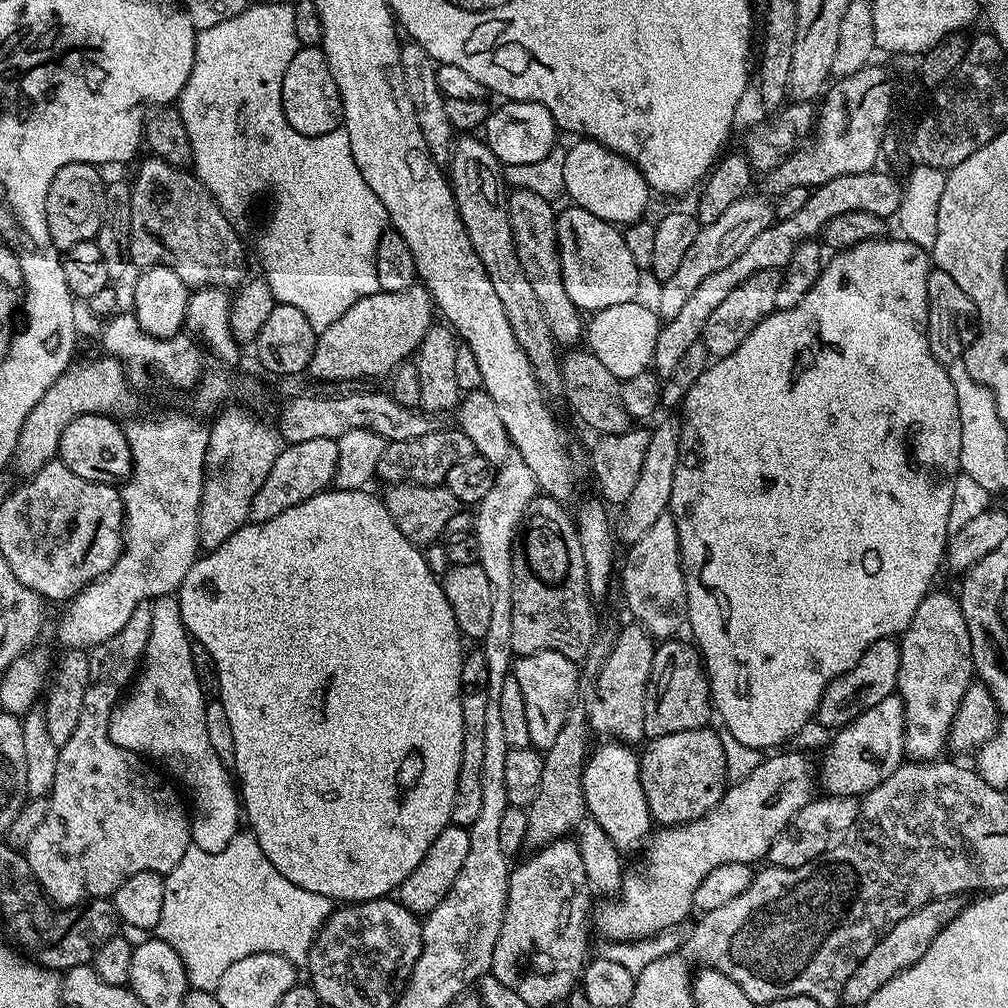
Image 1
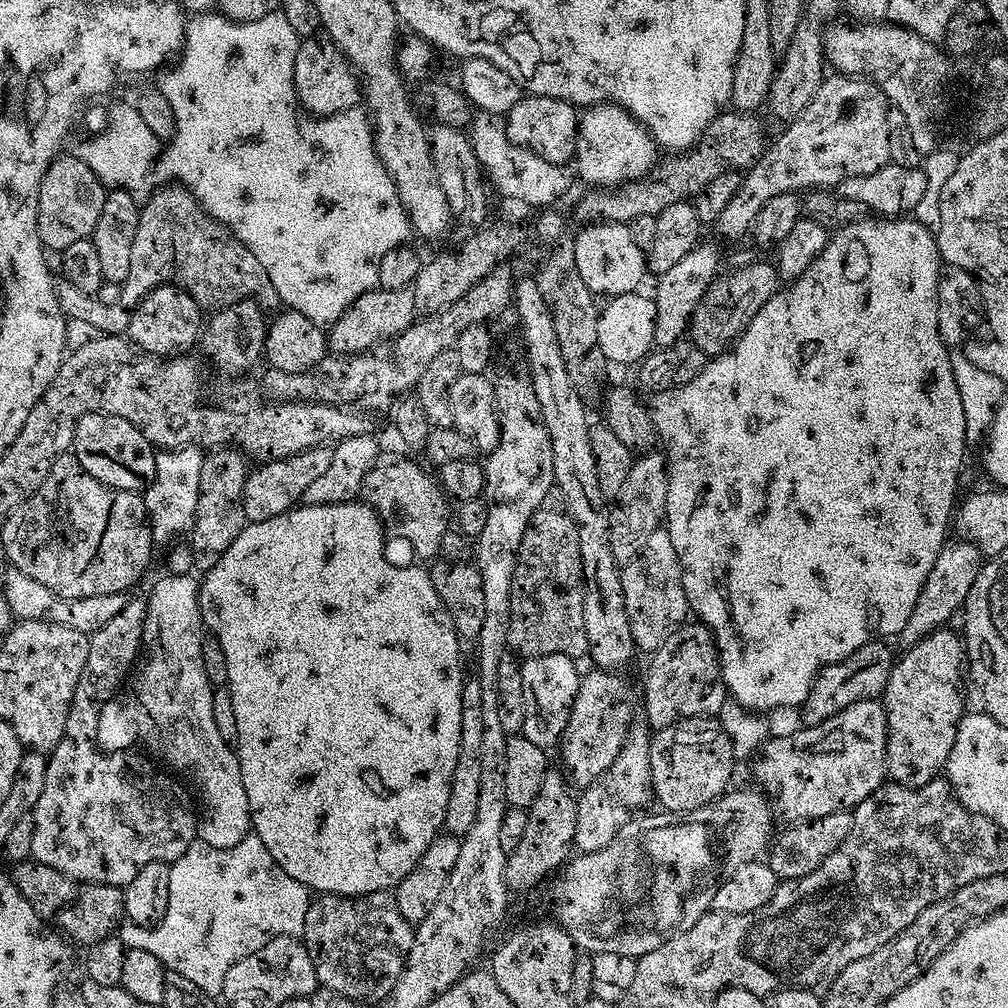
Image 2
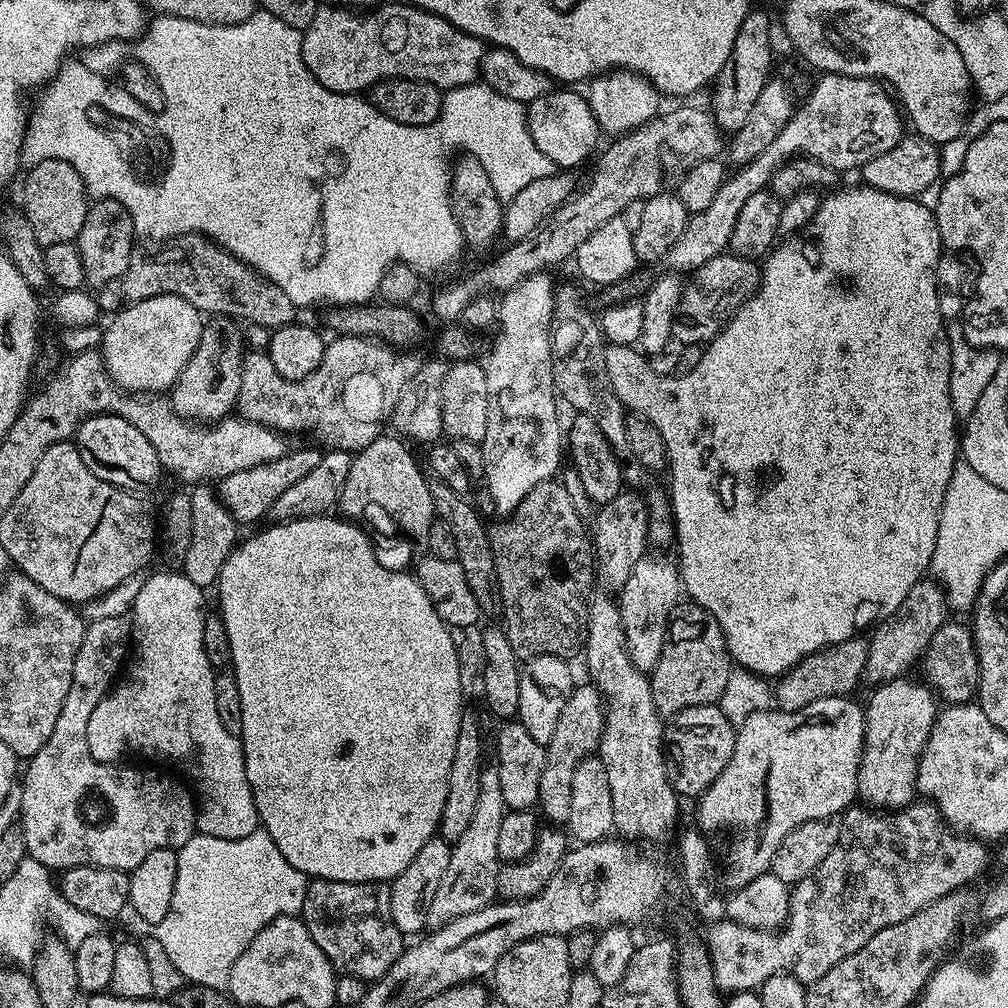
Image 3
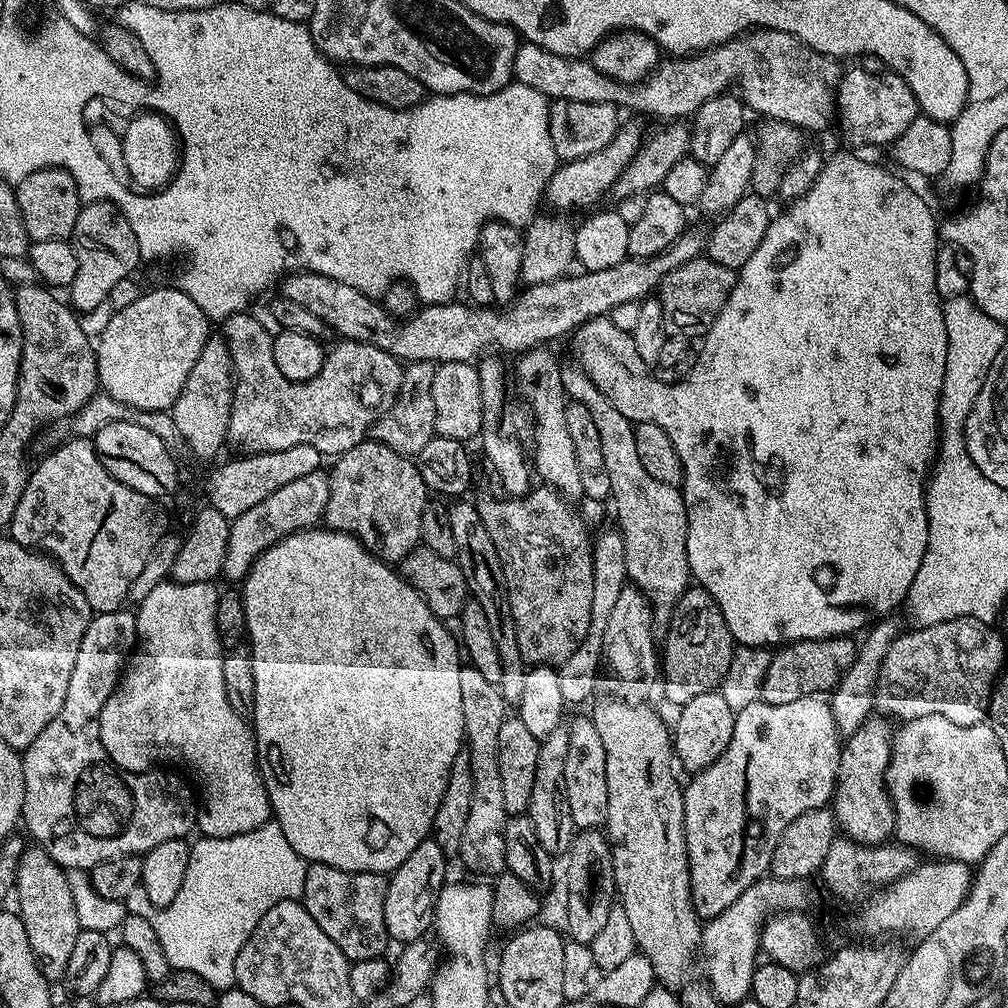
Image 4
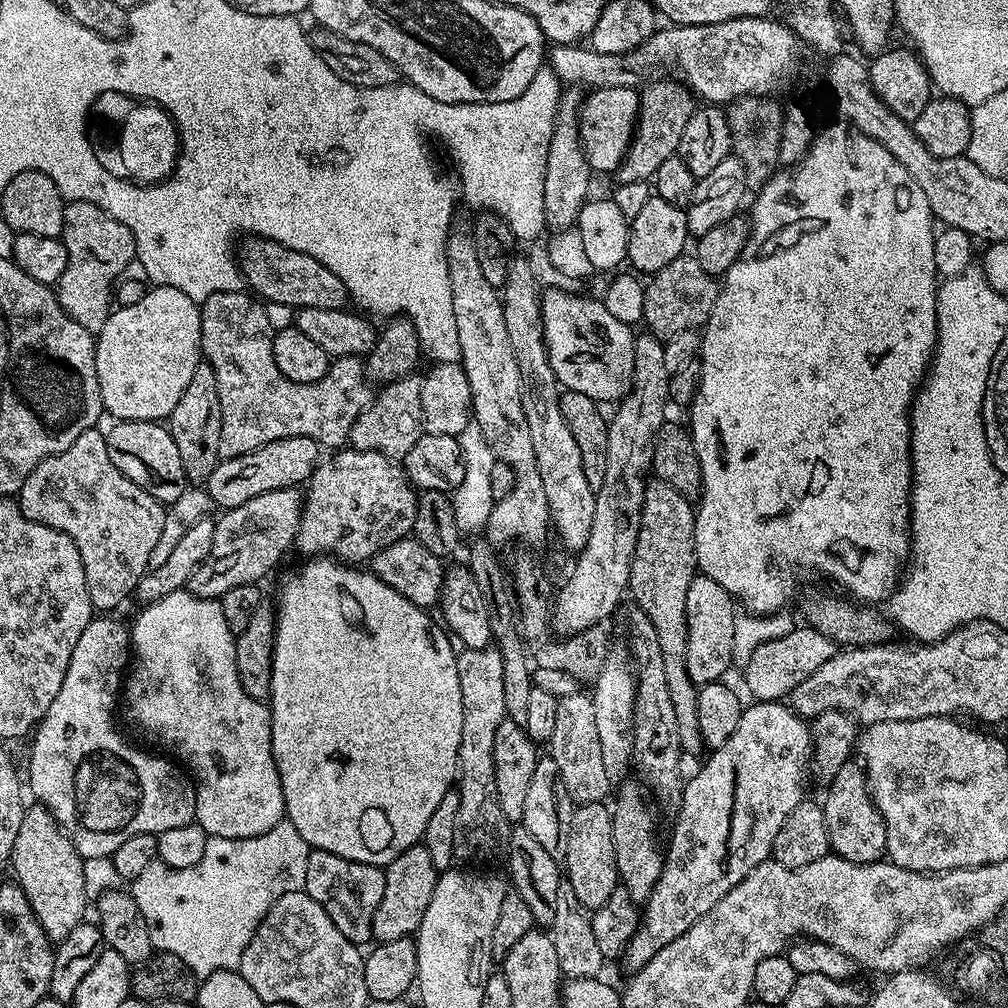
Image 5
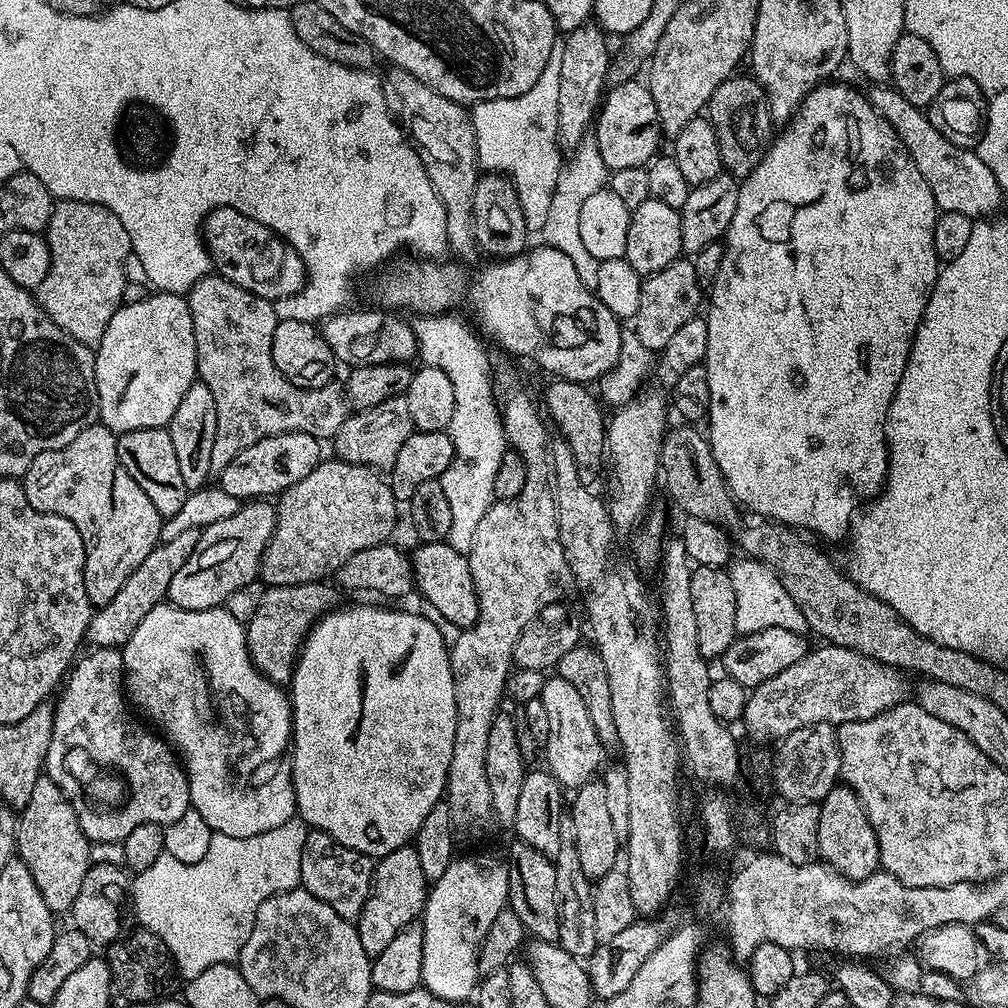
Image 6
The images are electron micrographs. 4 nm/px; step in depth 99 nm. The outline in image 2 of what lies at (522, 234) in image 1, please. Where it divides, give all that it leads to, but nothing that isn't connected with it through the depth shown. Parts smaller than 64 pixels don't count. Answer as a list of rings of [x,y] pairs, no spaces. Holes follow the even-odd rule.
[[[556,210],[541,211],[544,213],[536,220],[536,236],[548,249],[544,252],[544,261],[541,262],[540,269],[534,273],[534,279],[550,310],[550,318],[554,322],[554,334],[558,334],[558,350],[562,350],[562,362],[566,362],[566,374],[570,374],[570,382],[574,382],[581,398],[585,402],[592,402],[596,395],[596,399],[601,395],[605,387],[604,371],[609,371],[610,368],[608,359],[602,354],[602,346],[598,346],[600,308],[597,297],[586,286],[586,282],[582,282],[582,274],[578,274],[578,266],[574,262],[573,233],[571,231],[568,233],[567,222],[558,213],[552,211]]]

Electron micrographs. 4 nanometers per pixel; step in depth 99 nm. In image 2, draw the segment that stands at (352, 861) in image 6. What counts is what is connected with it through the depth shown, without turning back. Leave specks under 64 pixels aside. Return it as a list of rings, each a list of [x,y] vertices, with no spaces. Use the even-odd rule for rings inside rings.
[[[391,891],[371,892],[361,896],[320,894],[308,905],[302,939],[310,954],[310,962],[314,962],[316,982],[321,989],[329,988],[329,993],[345,996],[353,1002],[365,1000],[372,1004],[375,1000],[376,1003],[382,1002],[392,994],[410,954],[413,931],[413,925],[402,918],[402,910],[398,910],[398,902]]]

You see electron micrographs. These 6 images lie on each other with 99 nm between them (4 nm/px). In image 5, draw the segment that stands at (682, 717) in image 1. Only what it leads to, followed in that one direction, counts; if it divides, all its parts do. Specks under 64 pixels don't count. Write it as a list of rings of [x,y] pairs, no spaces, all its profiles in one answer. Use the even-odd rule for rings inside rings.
[[[698,574],[690,582],[690,590],[686,593],[686,670],[696,685],[714,684],[727,668],[733,667],[731,651],[733,649],[734,626],[738,615],[737,601],[714,578]]]

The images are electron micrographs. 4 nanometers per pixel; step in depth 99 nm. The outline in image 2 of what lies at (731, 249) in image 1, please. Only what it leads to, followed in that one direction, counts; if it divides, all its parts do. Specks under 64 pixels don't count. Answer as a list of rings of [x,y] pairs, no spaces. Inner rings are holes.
[[[701,242],[686,258],[682,258],[671,270],[666,270],[655,281],[656,317],[654,318],[654,338],[662,348],[670,348],[674,342],[685,339],[692,323],[692,315],[702,298],[702,294],[717,279],[720,268],[720,252],[712,244]]]

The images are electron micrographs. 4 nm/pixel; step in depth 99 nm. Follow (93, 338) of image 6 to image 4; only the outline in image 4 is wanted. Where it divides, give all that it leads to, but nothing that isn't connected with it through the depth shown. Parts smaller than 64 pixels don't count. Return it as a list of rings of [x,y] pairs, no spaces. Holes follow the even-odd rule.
[[[93,200],[81,207],[78,222],[74,222],[70,243],[74,254],[78,254],[78,274],[74,274],[70,289],[70,304],[80,314],[92,312],[95,308],[103,309],[108,303],[110,289],[122,282],[122,278],[132,276],[136,263],[142,260],[138,238],[134,238],[130,222],[126,222],[119,206],[111,200]]]

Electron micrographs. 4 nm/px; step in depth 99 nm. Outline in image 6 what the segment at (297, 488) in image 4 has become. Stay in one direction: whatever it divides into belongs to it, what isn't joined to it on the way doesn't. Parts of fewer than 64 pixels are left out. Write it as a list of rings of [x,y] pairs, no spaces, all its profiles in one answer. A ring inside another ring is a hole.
[[[264,498],[245,503],[231,518],[222,518],[201,531],[194,554],[178,569],[170,582],[167,599],[182,610],[210,610],[219,608],[246,582],[260,575],[262,554],[274,534],[276,504]]]

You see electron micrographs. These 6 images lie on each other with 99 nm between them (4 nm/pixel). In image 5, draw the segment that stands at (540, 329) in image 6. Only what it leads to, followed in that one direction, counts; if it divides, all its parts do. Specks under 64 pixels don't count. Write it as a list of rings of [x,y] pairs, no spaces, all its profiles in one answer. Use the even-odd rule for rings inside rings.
[[[560,288],[545,291],[540,297],[540,308],[544,345],[561,389],[586,394],[586,398],[604,406],[623,400],[632,389],[636,345],[633,329],[618,322],[606,310],[603,299],[575,296]]]

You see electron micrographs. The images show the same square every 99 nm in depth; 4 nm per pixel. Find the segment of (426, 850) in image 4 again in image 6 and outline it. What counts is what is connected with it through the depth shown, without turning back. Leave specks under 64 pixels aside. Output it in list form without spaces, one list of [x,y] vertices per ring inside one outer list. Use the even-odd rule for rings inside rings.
[[[405,846],[390,854],[379,857],[372,874],[372,889],[360,911],[360,919],[355,921],[358,938],[362,938],[362,950],[366,950],[369,958],[375,958],[386,950],[386,946],[402,930],[402,926],[413,923],[423,913],[424,905],[428,902],[430,881],[422,874],[422,865],[415,847]]]

